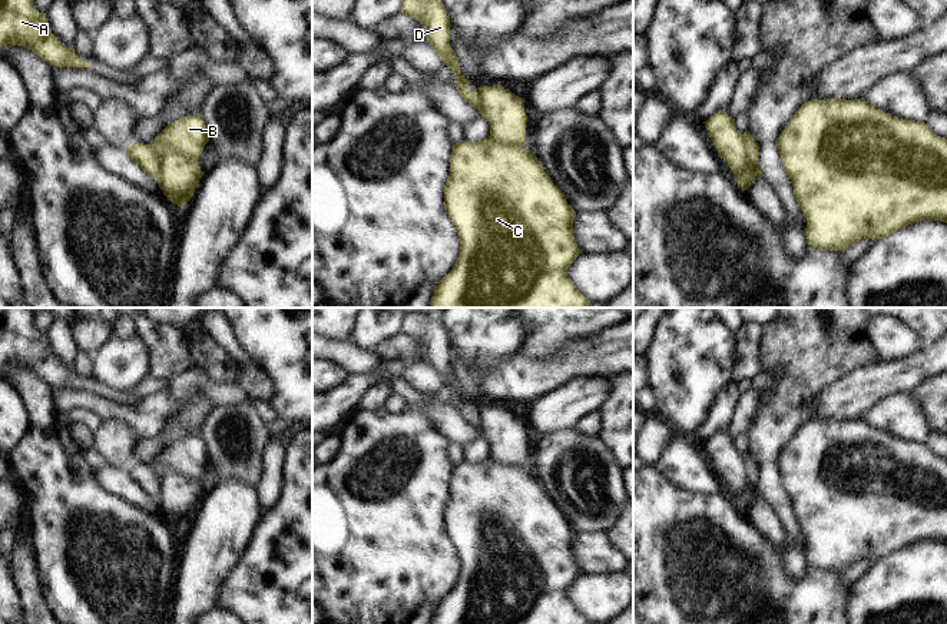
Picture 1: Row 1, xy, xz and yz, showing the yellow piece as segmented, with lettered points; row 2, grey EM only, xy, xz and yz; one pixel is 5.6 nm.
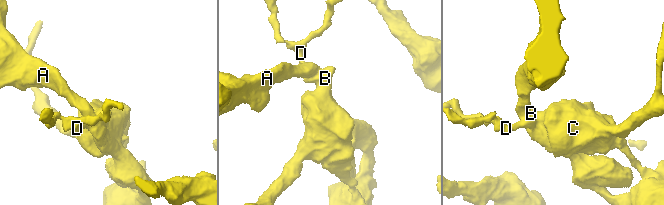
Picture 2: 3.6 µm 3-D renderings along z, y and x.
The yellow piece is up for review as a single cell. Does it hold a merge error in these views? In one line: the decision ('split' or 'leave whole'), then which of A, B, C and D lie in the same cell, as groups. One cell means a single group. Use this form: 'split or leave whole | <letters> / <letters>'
split | A / B C D

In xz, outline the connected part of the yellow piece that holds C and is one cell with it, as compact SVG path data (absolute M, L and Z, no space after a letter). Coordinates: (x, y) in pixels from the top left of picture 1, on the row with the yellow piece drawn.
M489 136L453 145L444 210L458 232L460 252L428 308L589 306L567 278L567 268L580 253L573 235L576 212L524 143Z

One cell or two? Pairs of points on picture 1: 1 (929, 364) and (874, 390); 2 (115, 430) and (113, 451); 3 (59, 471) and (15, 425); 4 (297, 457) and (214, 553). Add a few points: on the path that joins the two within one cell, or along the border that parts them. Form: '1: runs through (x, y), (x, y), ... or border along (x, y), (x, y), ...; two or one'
1: runs through (916, 369), (903, 377), (887, 378); one
2: runs through (115, 435), (115, 445); one
3: border along (23, 401), (27, 410), (27, 430), (15, 447); two
4: border along (262, 515), (245, 546); two

